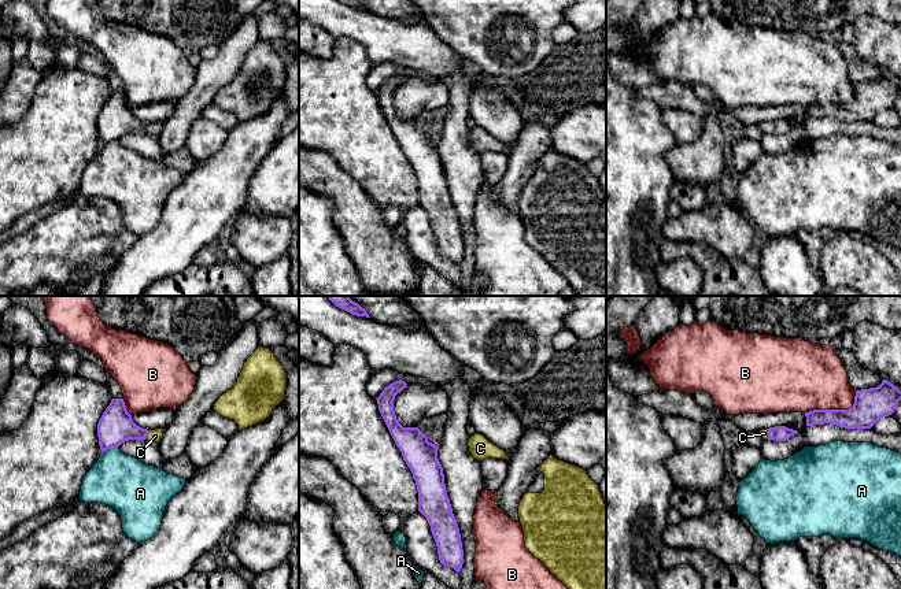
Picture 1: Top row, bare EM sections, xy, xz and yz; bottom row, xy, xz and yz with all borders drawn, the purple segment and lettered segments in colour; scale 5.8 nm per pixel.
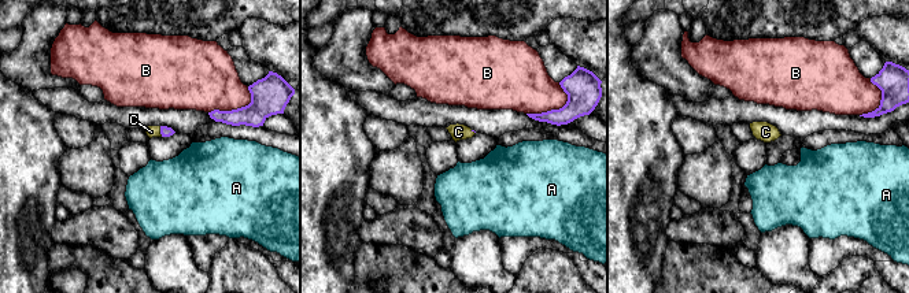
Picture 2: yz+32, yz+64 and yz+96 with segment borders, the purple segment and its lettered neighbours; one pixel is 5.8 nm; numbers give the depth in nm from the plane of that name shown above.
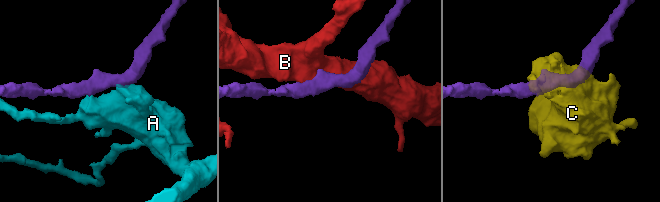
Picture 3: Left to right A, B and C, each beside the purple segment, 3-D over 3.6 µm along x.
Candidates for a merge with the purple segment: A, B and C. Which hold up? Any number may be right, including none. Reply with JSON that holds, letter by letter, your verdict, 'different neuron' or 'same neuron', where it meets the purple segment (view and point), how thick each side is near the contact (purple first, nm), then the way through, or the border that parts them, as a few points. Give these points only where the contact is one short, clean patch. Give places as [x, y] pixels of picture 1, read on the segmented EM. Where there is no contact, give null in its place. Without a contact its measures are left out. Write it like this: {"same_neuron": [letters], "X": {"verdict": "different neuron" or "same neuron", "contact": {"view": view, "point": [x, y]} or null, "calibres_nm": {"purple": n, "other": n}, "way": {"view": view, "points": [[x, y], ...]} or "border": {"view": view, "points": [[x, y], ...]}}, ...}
{"same_neuron": ["C"], "A": {"verdict": "different neuron", "contact": {"view": "xy", "point": [109, 448]}, "calibres_nm": {"purple": 200, "other": 320}, "border": {"view": "xy", "points": [[117, 447], [102, 452]]}}, "B": {"verdict": "different neuron", "contact": {"view": "yz", "point": [835, 410]}, "calibres_nm": {"purple": 190, "other": 380}}, "C": {"verdict": "same neuron", "contact": {"view": "xy", "point": [147, 433]}, "calibres_nm": {"purple": 200, "other": 70}, "way": {"view": "xy", "points": [[115, 426], [147, 433], [155, 436]]}}}

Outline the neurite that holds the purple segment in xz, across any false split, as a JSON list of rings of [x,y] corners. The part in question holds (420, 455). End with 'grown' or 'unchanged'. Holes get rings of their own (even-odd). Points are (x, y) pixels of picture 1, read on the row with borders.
[[[399,379],[385,386],[376,399],[379,411],[413,474],[418,492],[418,511],[431,526],[440,563],[459,573],[464,564],[462,541],[447,496],[443,467],[437,459],[437,445],[429,442],[418,427],[403,427],[394,411],[395,396],[406,385]]]; unchanged

